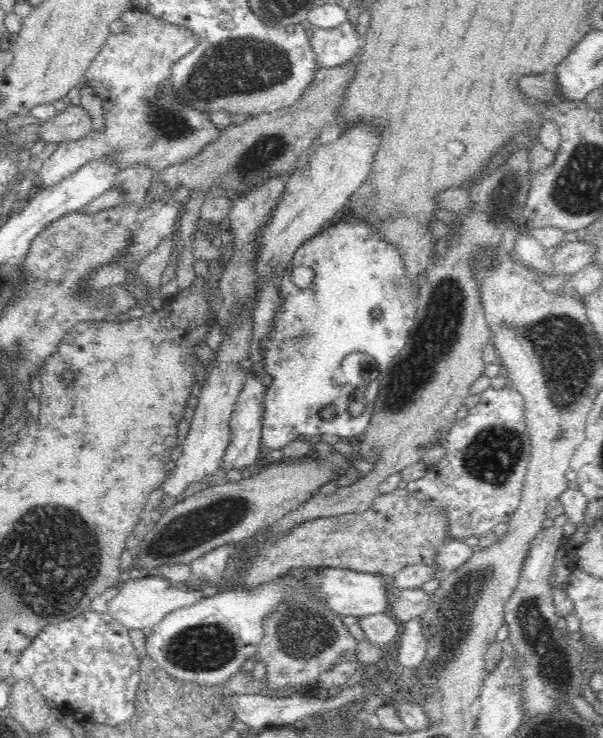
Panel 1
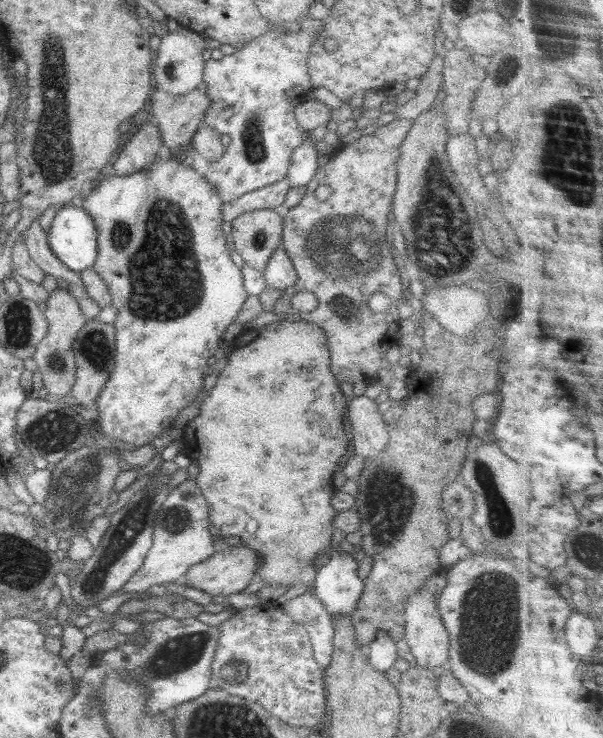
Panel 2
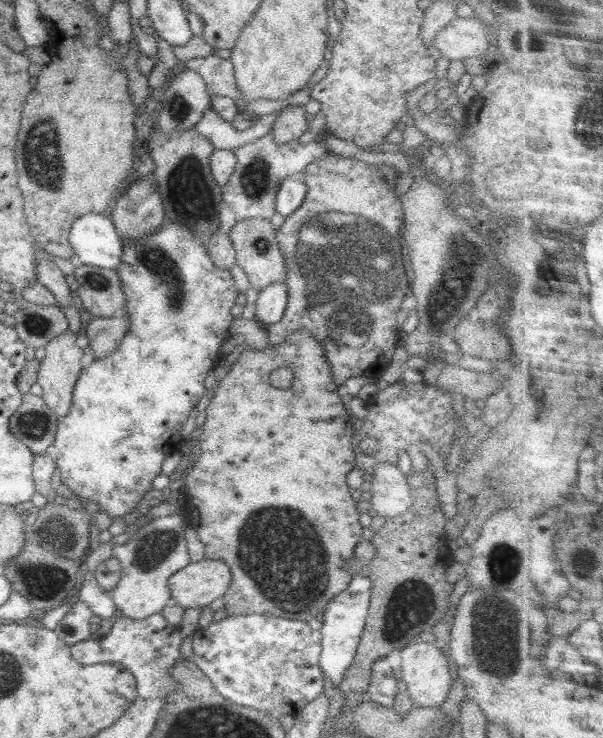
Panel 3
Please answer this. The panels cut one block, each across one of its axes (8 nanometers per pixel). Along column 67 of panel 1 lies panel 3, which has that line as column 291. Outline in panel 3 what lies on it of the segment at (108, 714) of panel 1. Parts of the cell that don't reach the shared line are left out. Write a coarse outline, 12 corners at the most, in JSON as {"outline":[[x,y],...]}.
{"outline":[[212,620],[190,659],[226,700],[280,718],[323,692],[322,635]]}

